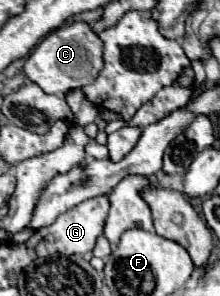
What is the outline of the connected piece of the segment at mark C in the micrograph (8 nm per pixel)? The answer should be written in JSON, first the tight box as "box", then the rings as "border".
{"box":[24,22,102,94],"border":[[[72,22],[50,32],[30,54],[24,64],[24,74],[28,80],[38,84],[46,94],[66,94],[74,88],[84,88],[92,84],[102,66],[102,40],[92,32],[86,22]]]}

